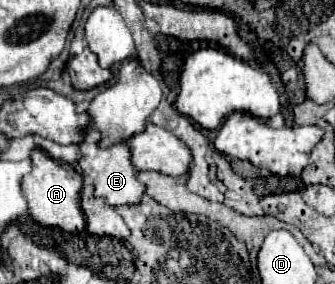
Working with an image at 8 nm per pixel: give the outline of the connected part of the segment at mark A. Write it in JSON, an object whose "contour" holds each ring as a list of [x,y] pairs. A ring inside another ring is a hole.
{"contour":[[[35,148],[31,154],[33,160],[33,170],[23,178],[23,194],[29,202],[29,214],[35,222],[39,222],[41,226],[57,226],[65,232],[73,232],[79,234],[85,230],[85,218],[81,212],[81,188],[83,188],[83,178],[81,174],[71,166],[71,164],[63,164],[51,156],[47,156],[47,152],[43,152],[41,148]]]}

